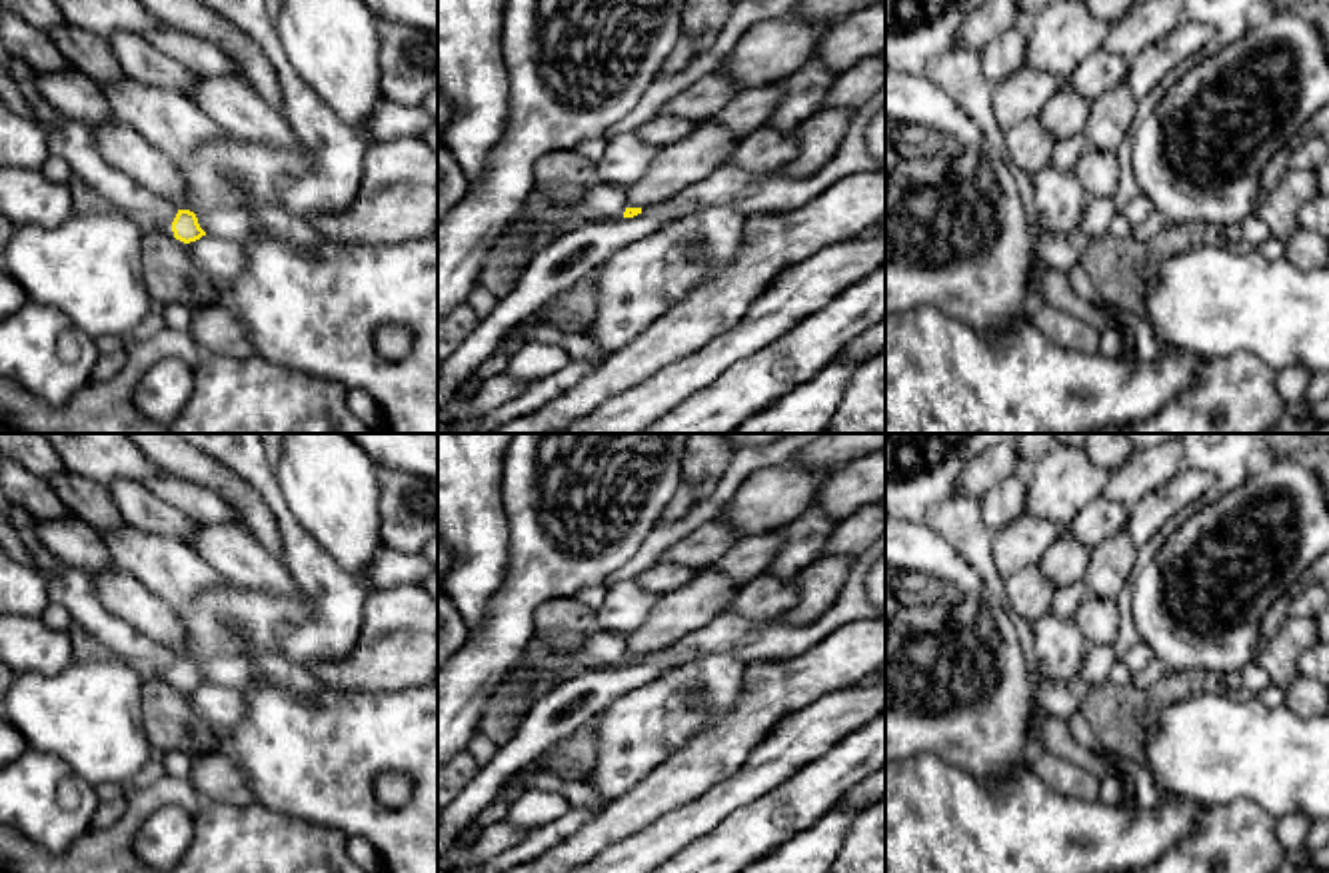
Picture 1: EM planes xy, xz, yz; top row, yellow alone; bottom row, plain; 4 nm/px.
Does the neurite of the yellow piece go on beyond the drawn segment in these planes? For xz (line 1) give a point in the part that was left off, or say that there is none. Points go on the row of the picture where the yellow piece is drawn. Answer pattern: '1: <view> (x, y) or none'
1: none

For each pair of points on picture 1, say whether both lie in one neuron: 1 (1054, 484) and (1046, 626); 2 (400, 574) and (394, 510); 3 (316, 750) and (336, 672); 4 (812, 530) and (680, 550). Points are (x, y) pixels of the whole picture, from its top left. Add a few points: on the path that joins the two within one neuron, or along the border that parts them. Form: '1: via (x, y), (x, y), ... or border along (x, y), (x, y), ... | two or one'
1: border along (1032, 624), (1050, 612), (1070, 618), (1086, 640) | two
2: border along (384, 544), (416, 554) | two
3: border along (308, 670), (334, 688), (378, 692) | two
4: via (780, 548), (712, 550) | one

